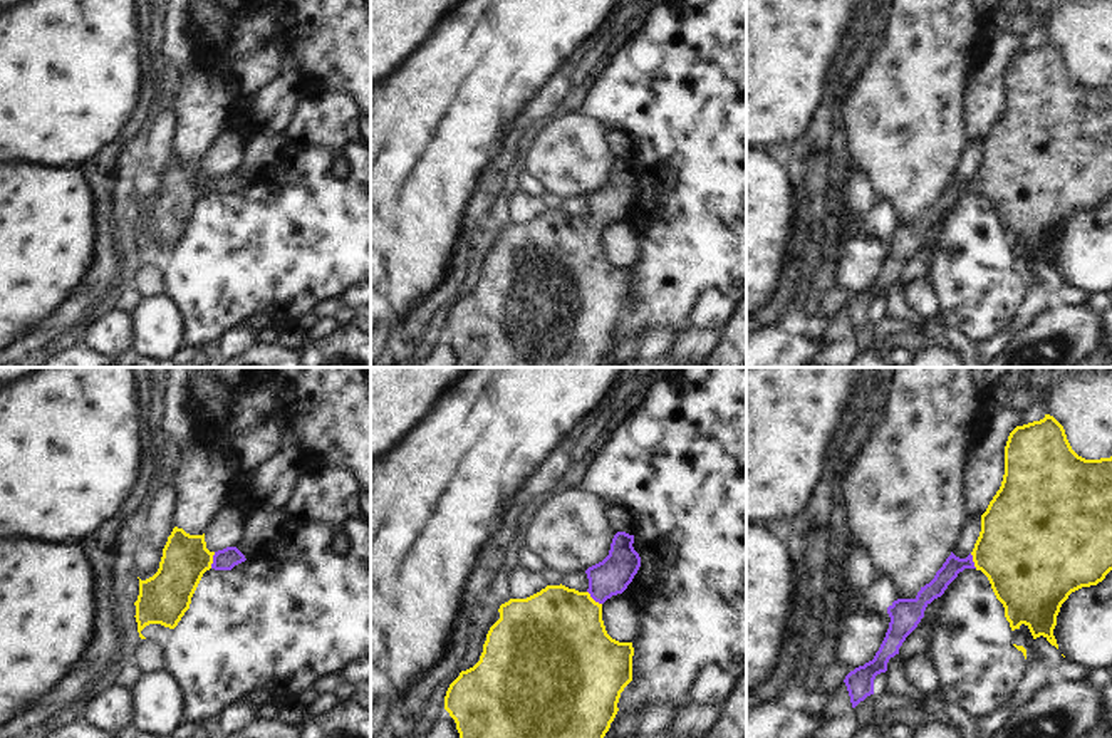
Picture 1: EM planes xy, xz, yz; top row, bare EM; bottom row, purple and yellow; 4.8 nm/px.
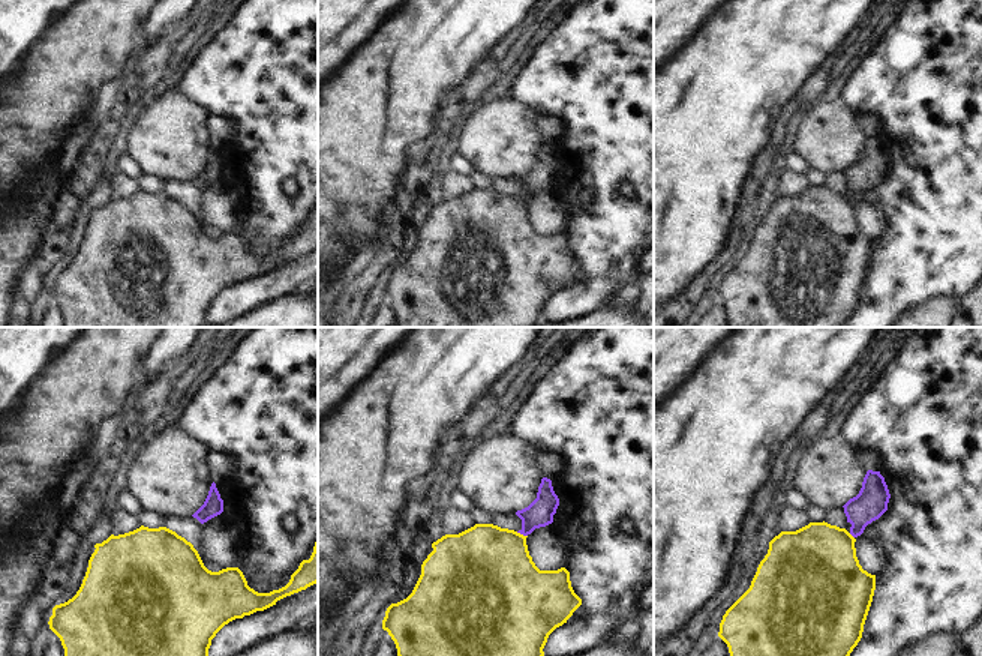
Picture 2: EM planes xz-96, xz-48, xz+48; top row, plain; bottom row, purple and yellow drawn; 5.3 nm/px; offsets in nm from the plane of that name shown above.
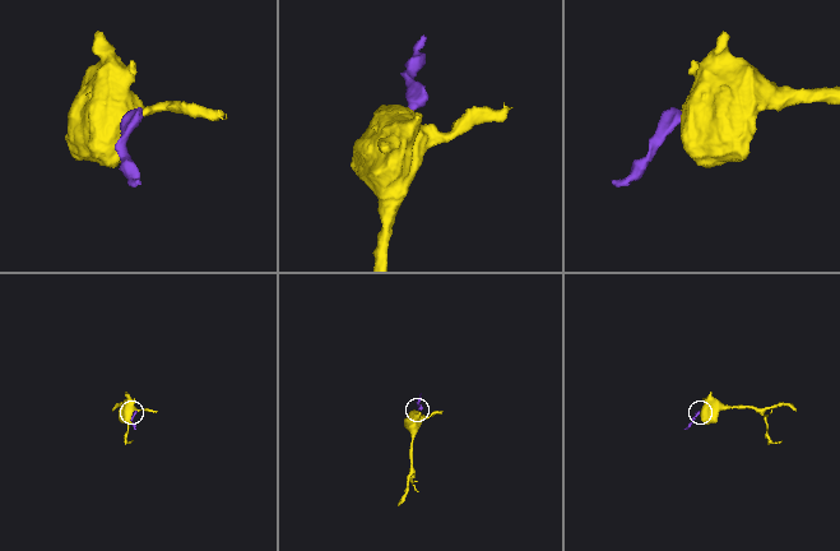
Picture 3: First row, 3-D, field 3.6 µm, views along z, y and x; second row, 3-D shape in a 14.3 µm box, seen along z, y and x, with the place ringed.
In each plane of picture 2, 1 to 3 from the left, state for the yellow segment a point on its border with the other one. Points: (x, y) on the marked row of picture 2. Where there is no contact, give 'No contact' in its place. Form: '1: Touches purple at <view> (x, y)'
1: No contact
2: Touches purple at xz-48 (522, 533)
3: Touches purple at xz+48 (852, 535).

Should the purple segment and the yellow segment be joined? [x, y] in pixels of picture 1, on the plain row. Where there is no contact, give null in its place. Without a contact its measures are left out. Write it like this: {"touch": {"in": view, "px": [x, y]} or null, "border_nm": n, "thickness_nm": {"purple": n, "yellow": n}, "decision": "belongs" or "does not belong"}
{"touch": {"in": "xy", "px": [213, 185]}, "border_nm": 80, "thickness_nm": {"purple": 100, "yellow": 220}, "decision": "belongs"}

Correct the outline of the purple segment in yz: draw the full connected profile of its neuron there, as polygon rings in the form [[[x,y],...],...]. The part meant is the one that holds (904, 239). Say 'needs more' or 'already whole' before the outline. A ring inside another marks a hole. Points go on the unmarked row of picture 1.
needs more | [[[1050,39],[1016,50],[1005,70],[1001,111],[981,139],[981,156],[973,176],[966,183],[951,176],[914,223],[897,223],[887,231],[889,253],[874,283],[844,304],[852,332],[874,319],[876,300],[887,295],[889,283],[899,278],[906,262],[924,242],[926,231],[941,221],[964,193],[981,195],[988,201],[1011,255],[1025,248],[1033,263],[1043,260],[1058,273],[1053,253],[1062,228],[1072,216],[1097,210],[1112,195],[1112,81],[1078,81],[1063,50]]]

